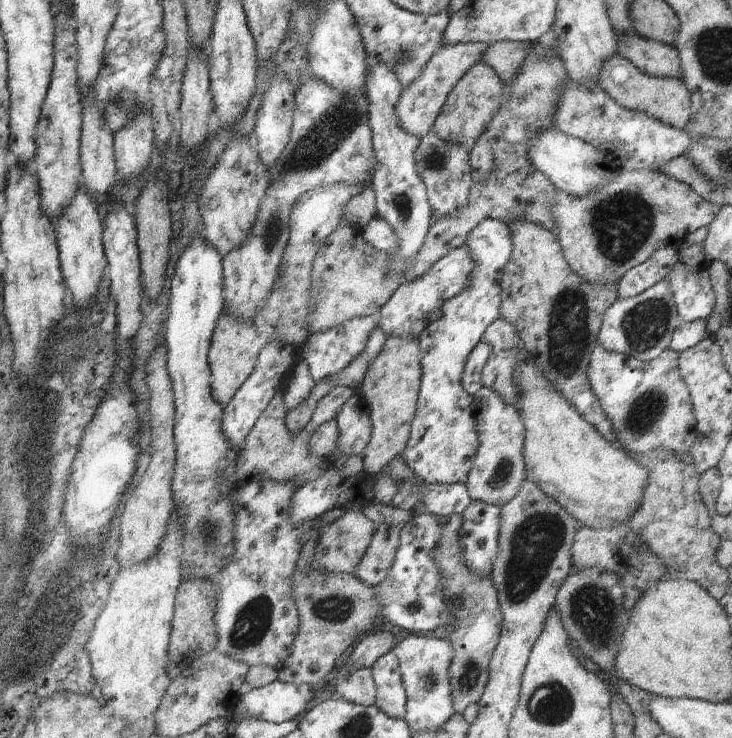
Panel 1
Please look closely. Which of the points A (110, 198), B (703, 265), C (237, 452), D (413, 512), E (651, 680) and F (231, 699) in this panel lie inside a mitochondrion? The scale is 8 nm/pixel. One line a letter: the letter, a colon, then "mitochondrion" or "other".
A: other
B: other
C: other
D: other
E: other
F: other

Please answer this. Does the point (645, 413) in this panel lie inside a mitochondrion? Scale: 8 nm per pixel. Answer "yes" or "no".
yes

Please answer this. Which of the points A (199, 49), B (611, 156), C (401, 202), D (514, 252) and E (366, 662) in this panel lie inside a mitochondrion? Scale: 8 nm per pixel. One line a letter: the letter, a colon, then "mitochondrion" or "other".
A: other
B: other
C: mitochondrion
D: other
E: other

